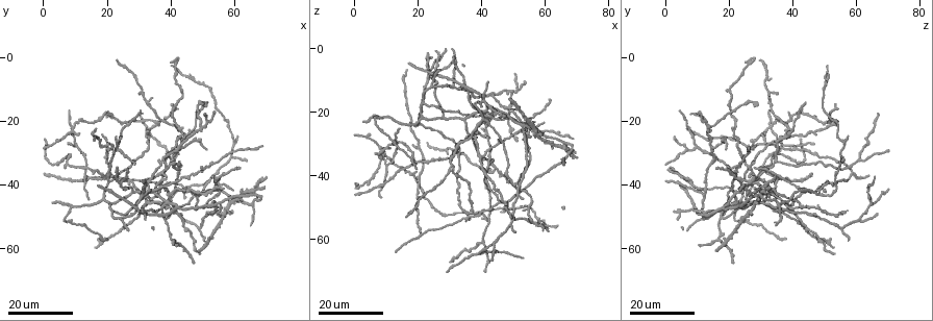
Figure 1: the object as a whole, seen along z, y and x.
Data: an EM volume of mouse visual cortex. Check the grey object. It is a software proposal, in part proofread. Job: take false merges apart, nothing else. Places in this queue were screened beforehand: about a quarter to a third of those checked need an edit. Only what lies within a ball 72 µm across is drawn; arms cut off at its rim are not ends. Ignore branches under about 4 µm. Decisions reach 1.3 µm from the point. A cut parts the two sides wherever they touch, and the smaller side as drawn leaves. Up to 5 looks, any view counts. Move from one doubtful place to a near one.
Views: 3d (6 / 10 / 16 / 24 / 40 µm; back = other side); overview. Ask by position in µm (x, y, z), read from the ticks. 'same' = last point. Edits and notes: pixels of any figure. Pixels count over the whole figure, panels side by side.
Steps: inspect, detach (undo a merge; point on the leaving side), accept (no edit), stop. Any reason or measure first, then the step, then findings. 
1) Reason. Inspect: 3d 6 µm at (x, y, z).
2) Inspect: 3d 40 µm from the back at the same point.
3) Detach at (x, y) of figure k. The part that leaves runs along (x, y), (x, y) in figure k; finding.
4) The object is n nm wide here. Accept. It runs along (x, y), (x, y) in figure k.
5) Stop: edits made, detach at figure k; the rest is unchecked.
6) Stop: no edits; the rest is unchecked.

Arms part here. Inspect: 3d 16 µm at (34.0, 42.0, 22.5).

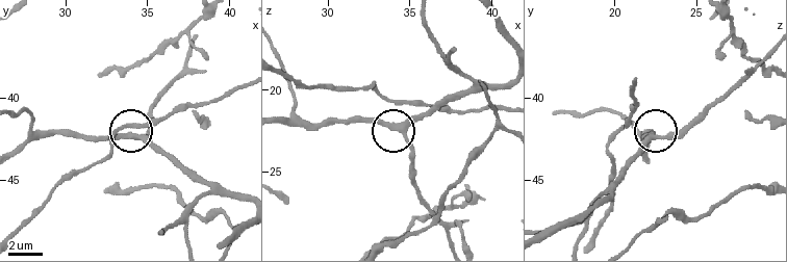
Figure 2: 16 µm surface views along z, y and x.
Inspect: 3d 10 µm at (34.5, 42.5, 22.7).

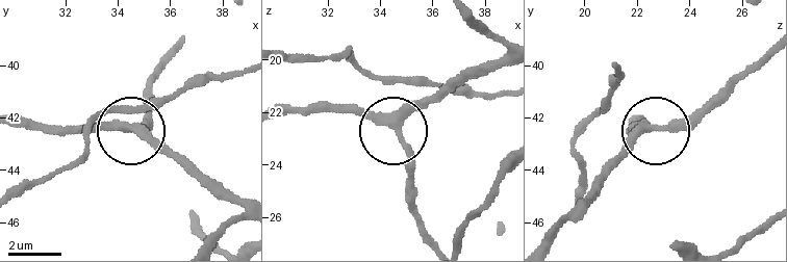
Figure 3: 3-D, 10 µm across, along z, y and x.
The side arm is 70 µm long; 3 arms meet here. Accept. All the same neuron.

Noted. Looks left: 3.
A fork. Inspect: 3d 24 µm at (44.0, 25.0, 38.0).

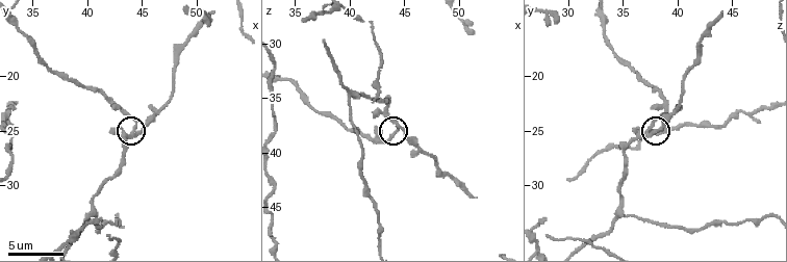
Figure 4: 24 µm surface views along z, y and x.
Inspect: 3d 10 µm at (44.4, 24.6, 37.8).

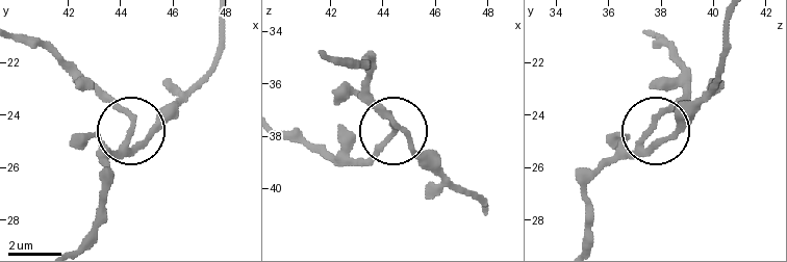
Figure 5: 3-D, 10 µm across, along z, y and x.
Accept. It runs along (584, 240), (590, 180), (653, 131), (671, 133), (703, 102) in figure 5; all the same neuron.

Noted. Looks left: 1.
Stop: no edits; the rest is unchecked.

